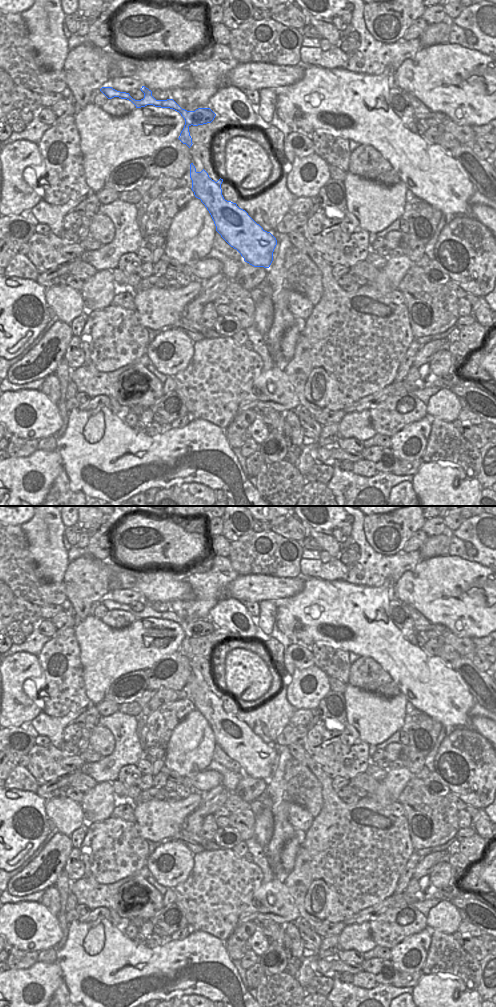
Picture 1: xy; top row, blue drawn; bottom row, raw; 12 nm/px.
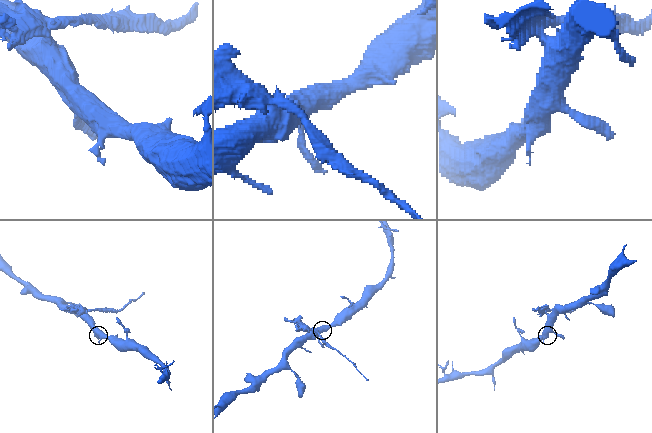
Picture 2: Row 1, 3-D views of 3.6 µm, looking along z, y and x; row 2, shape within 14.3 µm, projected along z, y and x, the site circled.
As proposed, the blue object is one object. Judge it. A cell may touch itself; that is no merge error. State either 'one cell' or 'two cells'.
two cells

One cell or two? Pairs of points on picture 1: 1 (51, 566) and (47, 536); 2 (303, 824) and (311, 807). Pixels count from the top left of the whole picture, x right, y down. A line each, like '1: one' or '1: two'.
1: one
2: two

